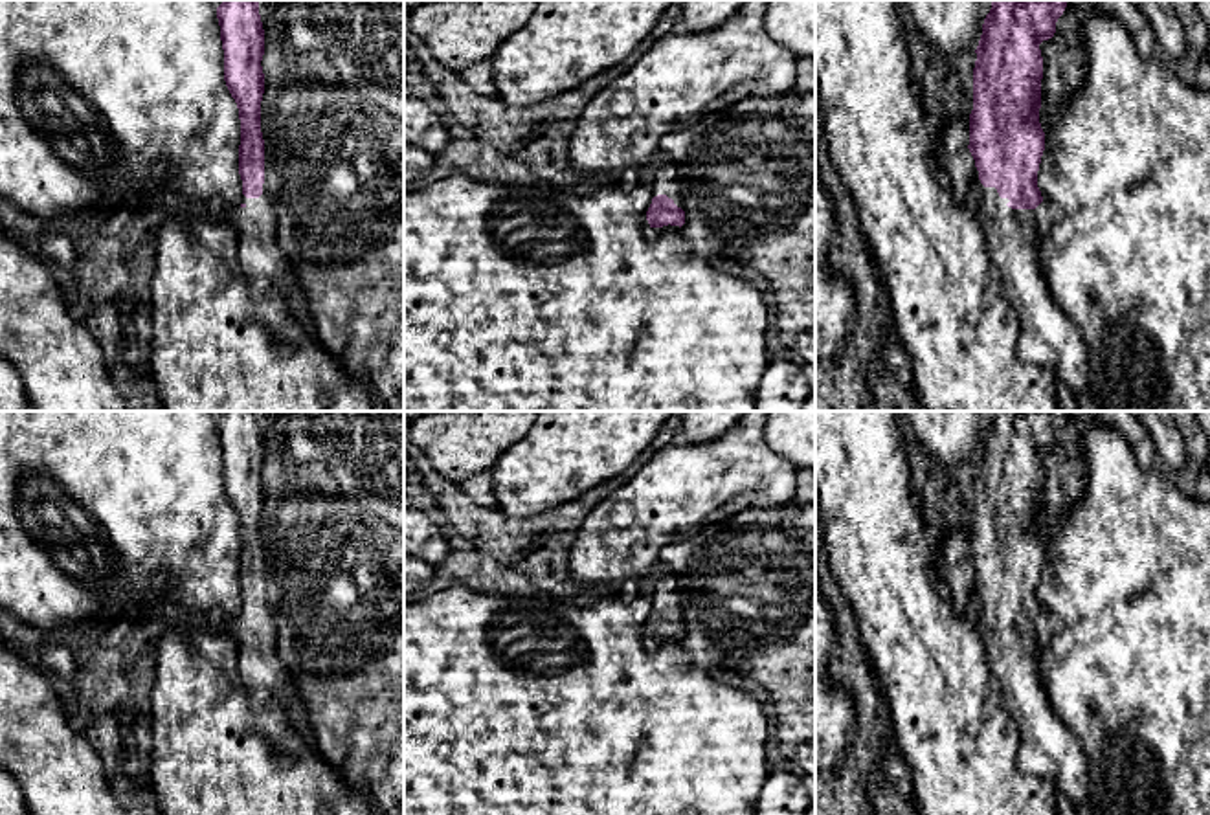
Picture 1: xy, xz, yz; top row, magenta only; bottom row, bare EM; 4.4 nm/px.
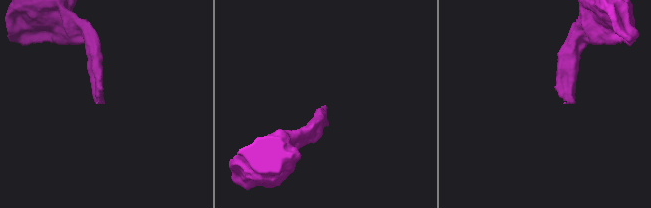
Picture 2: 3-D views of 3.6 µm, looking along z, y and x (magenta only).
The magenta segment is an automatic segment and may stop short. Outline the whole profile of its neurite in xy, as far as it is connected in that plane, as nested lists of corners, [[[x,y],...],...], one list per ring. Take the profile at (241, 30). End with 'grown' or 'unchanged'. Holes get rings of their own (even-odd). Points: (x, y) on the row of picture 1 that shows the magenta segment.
[[[224,0],[217,7],[220,40],[224,50],[224,81],[237,103],[241,119],[239,174],[242,180],[241,204],[230,213],[239,239],[239,262],[248,279],[250,296],[259,301],[270,288],[277,288],[285,299],[305,297],[290,261],[277,242],[277,215],[264,184],[264,140],[261,132],[261,101],[264,94],[264,29],[257,0]]]; grown

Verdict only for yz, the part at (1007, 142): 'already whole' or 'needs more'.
needs more

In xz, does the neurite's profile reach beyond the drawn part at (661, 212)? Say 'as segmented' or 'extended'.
extended

